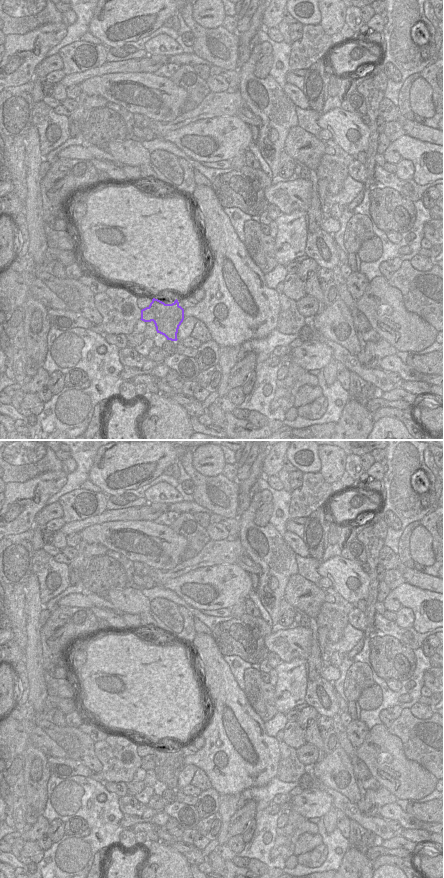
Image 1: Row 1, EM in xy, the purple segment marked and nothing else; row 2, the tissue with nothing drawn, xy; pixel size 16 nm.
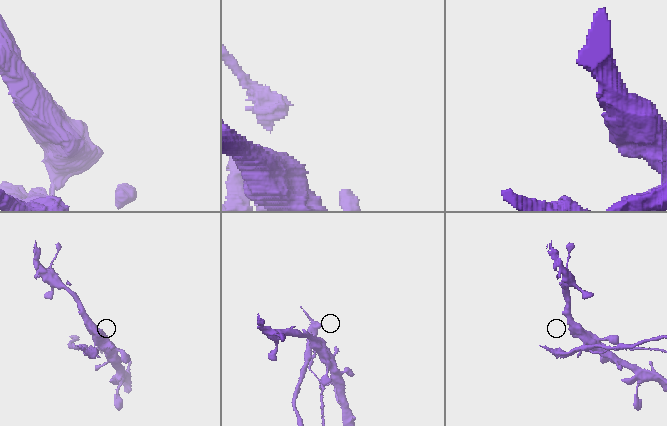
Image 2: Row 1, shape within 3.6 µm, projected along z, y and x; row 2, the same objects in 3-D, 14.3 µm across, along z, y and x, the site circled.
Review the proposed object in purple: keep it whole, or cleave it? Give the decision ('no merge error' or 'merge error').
merge error

